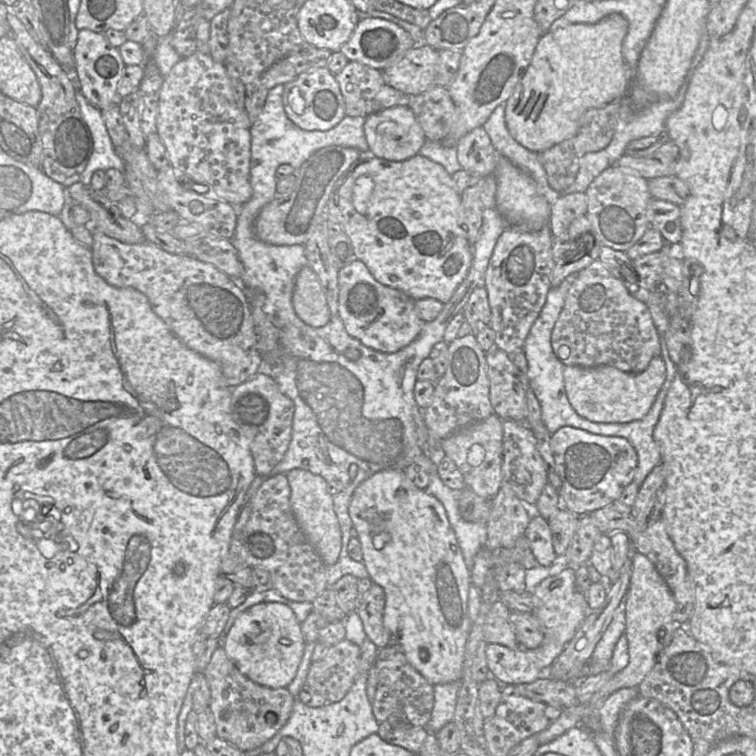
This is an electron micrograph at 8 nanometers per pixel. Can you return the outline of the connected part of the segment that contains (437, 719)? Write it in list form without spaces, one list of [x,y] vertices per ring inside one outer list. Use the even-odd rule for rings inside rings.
[[[461,681],[434,686],[434,706],[431,718],[425,730],[429,734],[437,733],[446,724],[452,722]]]

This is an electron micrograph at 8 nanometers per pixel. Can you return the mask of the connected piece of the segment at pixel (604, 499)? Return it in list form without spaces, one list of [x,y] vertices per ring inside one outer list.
[[[563,426],[551,435],[550,447],[555,470],[561,481],[561,506],[578,516],[614,503],[634,480],[638,456],[632,444],[624,437],[604,436]]]

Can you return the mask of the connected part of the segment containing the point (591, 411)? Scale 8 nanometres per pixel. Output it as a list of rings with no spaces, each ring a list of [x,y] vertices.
[[[655,356],[648,367],[639,373],[624,372],[611,365],[593,367],[565,365],[563,378],[567,398],[581,417],[597,423],[626,423],[639,420],[649,412],[665,382],[666,366],[661,356]]]

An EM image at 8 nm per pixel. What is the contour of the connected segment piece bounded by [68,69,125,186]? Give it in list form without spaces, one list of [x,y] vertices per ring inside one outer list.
[[[70,69],[68,77],[75,87],[80,112],[90,130],[93,140],[92,153],[80,180],[80,183],[89,186],[92,176],[97,170],[105,171],[112,168],[123,173],[125,163],[115,150],[101,111],[90,104],[81,92],[76,69]]]

